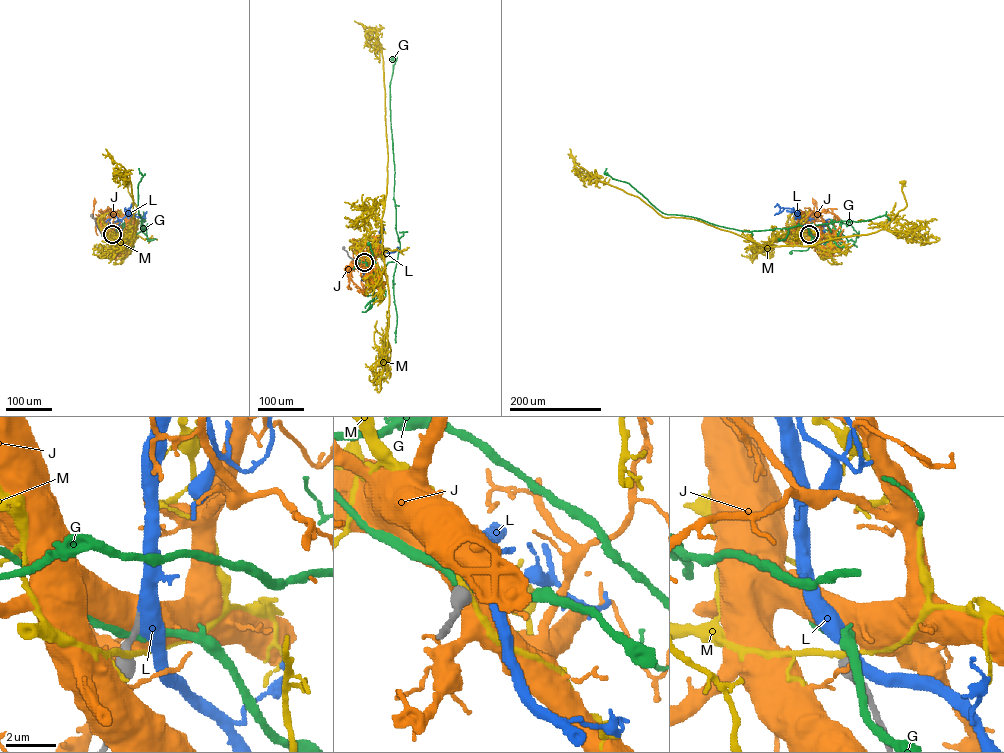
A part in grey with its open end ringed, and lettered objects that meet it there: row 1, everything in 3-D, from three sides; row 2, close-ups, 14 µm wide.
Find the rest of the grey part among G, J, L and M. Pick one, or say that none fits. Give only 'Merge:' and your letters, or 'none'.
Merge: L

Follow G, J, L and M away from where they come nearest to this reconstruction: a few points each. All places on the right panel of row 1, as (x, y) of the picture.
G: (809, 234), (810, 241), (819, 247), (827, 242), (791, 252)
J: (809, 234), (808, 218), (817, 218), (814, 202)
L: (809, 234), (799, 214), (777, 204), (774, 206)
M: (809, 235), (791, 228), (788, 237), (792, 245), (811, 246), (884, 228), (906, 206), (902, 183)

